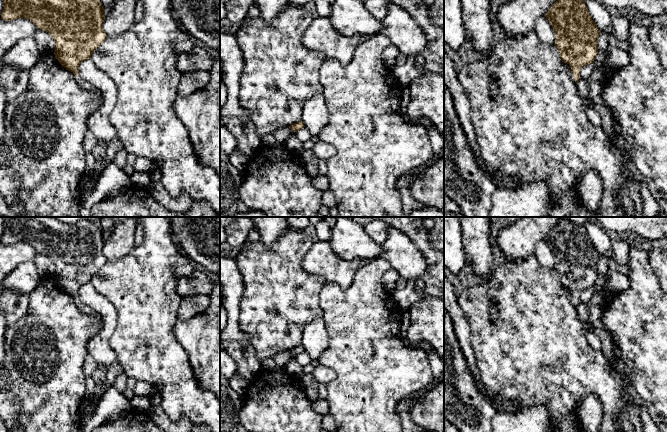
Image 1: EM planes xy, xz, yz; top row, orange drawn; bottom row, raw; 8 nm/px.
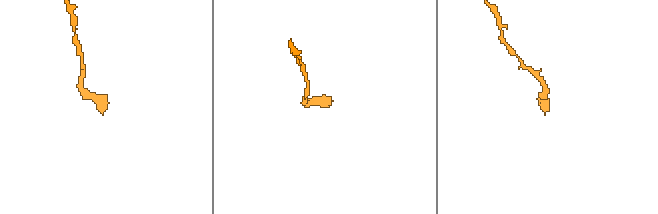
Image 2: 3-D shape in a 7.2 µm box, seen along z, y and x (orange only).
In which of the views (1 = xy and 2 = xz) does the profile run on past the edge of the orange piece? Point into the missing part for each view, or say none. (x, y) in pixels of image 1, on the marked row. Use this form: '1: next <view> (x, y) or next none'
1: next xy (84, 84)
2: next none

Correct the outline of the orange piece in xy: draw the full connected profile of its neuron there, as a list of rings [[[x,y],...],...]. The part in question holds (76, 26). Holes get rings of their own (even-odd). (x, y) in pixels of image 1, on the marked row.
[[[3,0],[1,19],[11,21],[25,18],[54,39],[54,55],[60,64],[74,73],[79,85],[89,91],[98,91],[79,74],[79,65],[91,59],[93,52],[106,40],[103,29],[104,8],[100,0]]]

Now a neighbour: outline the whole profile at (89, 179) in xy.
[[[104,159],[96,160],[93,168],[91,171],[84,172],[81,181],[81,189],[84,187],[94,187],[96,186],[96,182],[99,176],[102,174],[103,170],[105,169]]]

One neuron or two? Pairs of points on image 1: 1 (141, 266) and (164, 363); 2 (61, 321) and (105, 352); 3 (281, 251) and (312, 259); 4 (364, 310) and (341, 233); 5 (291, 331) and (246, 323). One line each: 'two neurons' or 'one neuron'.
1: one neuron
2: two neurons
3: two neurons
4: two neurons
5: one neuron

